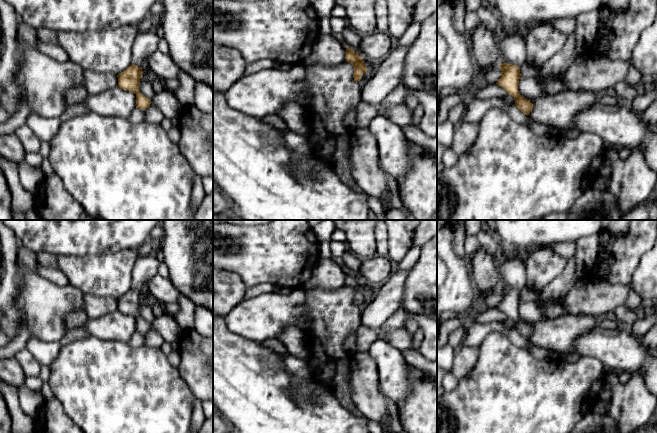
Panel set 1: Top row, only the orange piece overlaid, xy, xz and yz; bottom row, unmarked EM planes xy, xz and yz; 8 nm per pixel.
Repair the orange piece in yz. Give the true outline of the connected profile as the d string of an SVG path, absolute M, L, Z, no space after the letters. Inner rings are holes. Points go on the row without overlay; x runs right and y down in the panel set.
M508 258L498 263L502 287L501 302L496 306L515 324L515 330L524 338L529 339L534 329L520 319L518 315L521 301L520 291L526 286L525 262L522 258Z

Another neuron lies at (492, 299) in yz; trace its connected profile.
M476 290L477 298L480 298L488 308L496 307L501 302L501 293L495 290L490 293L483 293Z

